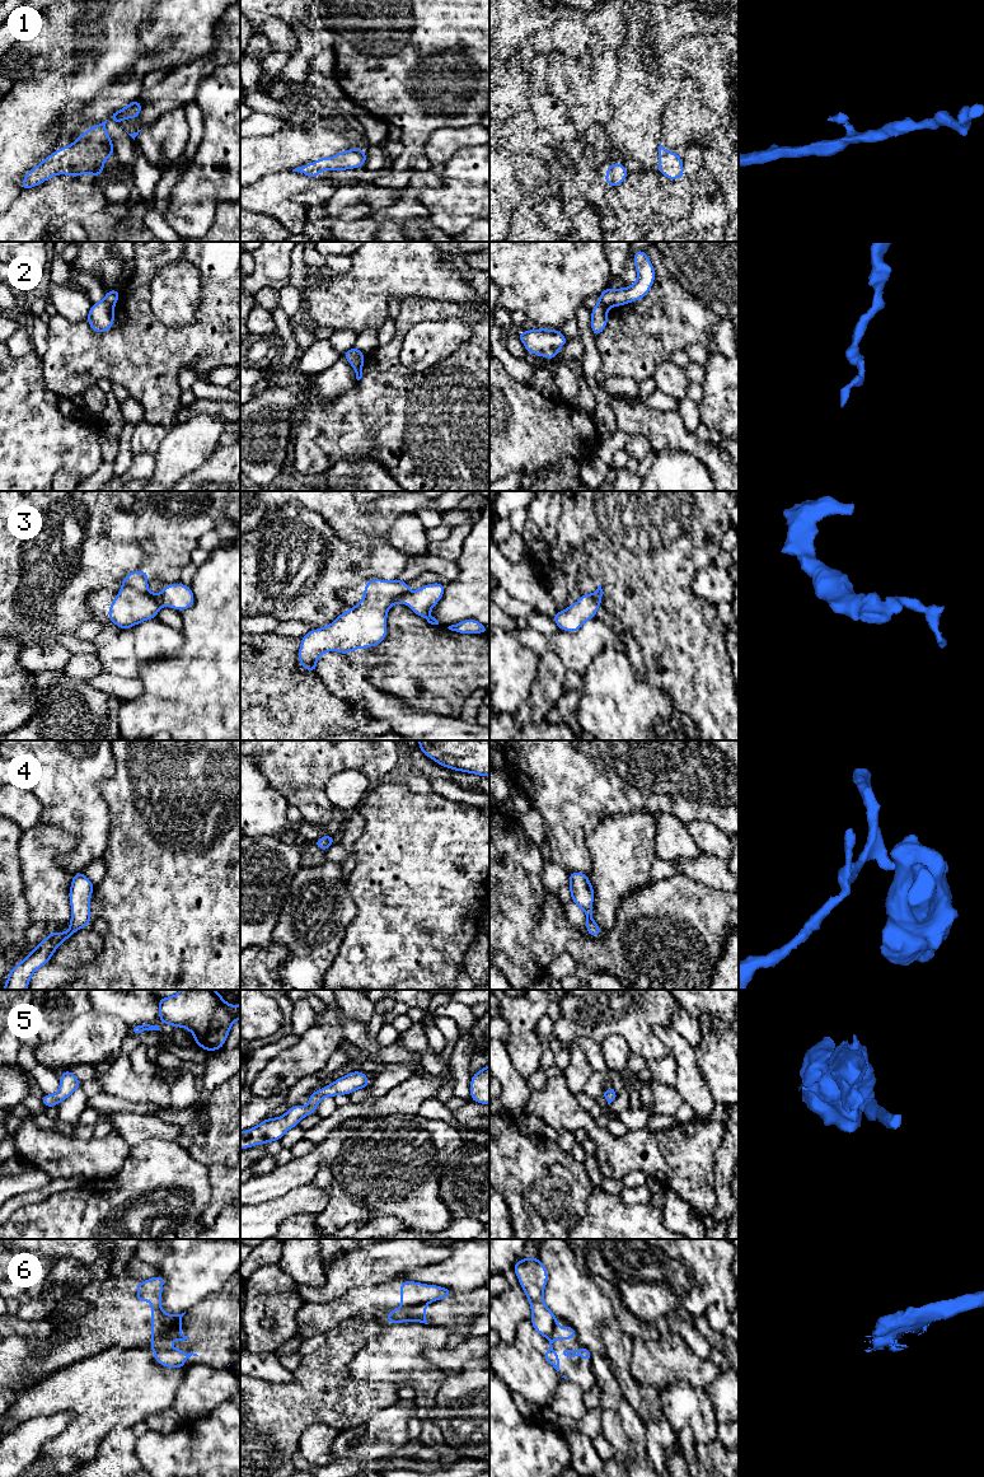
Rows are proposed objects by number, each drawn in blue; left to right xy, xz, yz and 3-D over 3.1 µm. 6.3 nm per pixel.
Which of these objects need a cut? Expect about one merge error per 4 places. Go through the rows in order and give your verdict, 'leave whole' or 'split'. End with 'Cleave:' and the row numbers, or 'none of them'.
1: leave whole
2: split
3: leave whole
4: leave whole
5: leave whole
6: split
Cleave: 2, 6

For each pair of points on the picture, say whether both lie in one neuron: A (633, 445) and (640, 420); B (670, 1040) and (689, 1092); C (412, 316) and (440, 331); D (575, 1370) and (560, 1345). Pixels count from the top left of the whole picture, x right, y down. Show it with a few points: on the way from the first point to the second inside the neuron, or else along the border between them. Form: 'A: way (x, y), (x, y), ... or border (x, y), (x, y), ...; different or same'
A: border (628, 434), (642, 434), (652, 449); different
B: way (683, 1052), (689, 1079); same
C: border (450, 318), (417, 322), (407, 332), (402, 344); different
D: way (568, 1364), (560, 1351); same

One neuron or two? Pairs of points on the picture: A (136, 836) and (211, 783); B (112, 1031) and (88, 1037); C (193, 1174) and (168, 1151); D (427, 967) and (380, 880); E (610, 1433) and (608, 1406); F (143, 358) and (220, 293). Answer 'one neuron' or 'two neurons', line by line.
A: one neuron
B: one neuron
C: one neuron
D: one neuron
E: one neuron
F: one neuron

